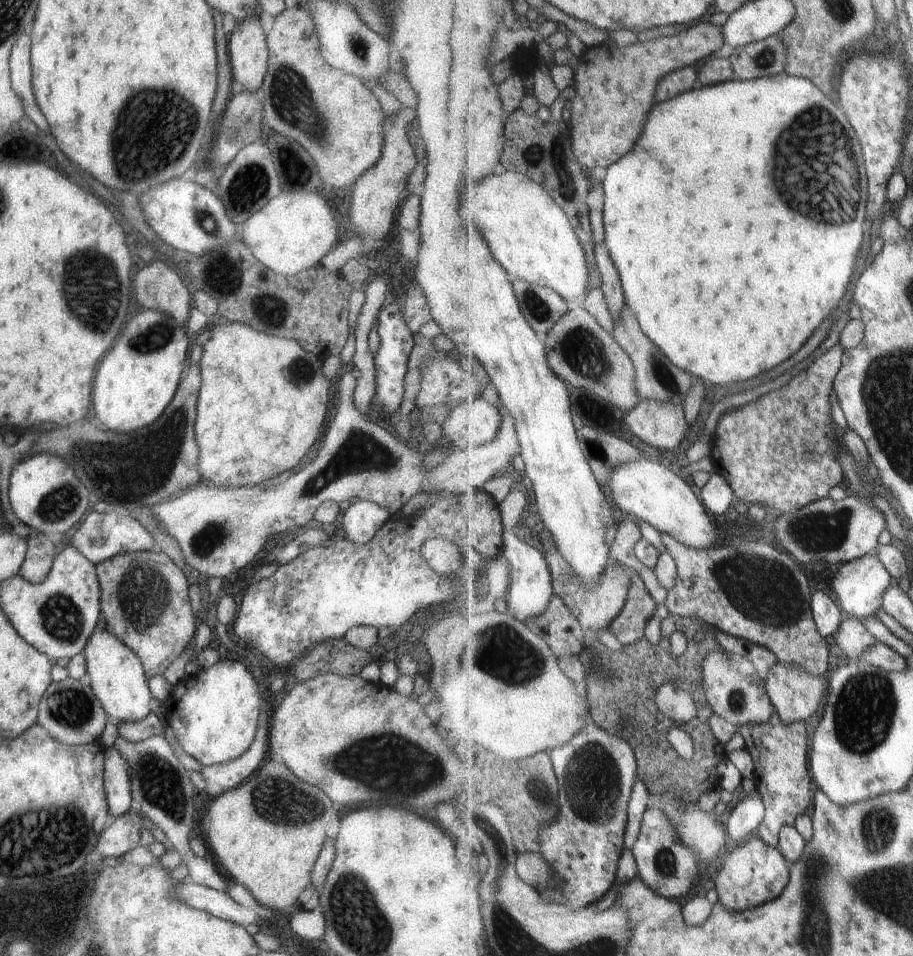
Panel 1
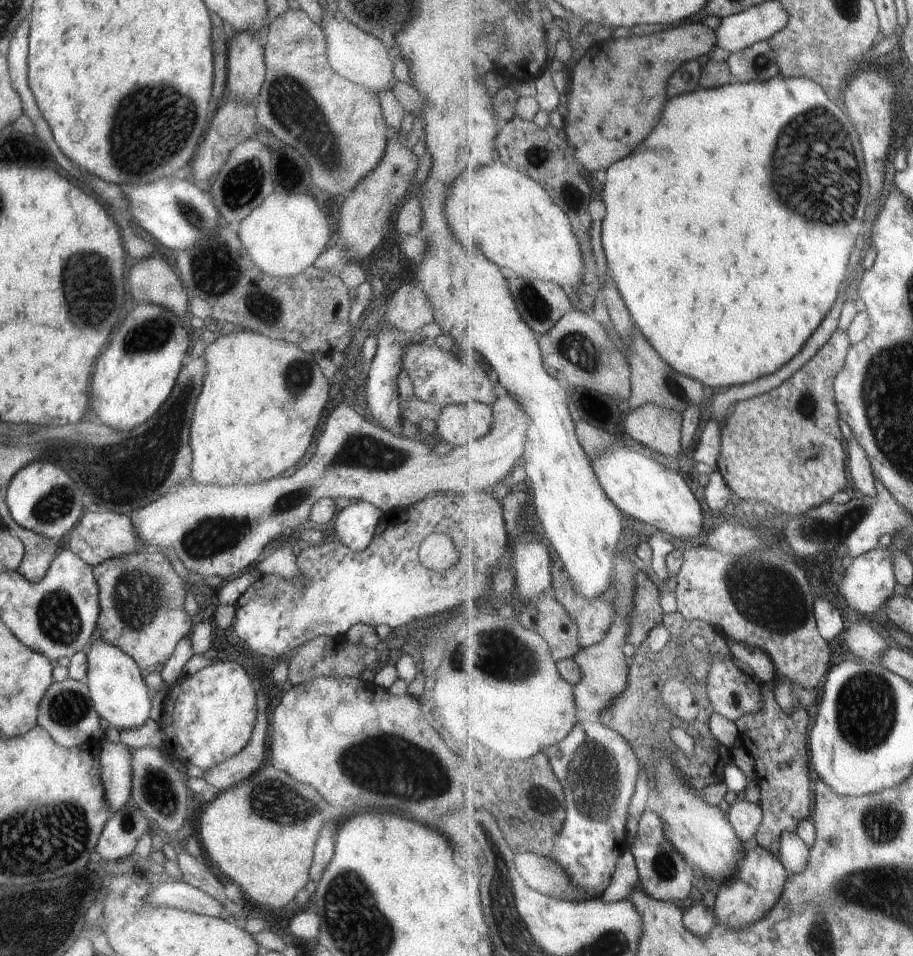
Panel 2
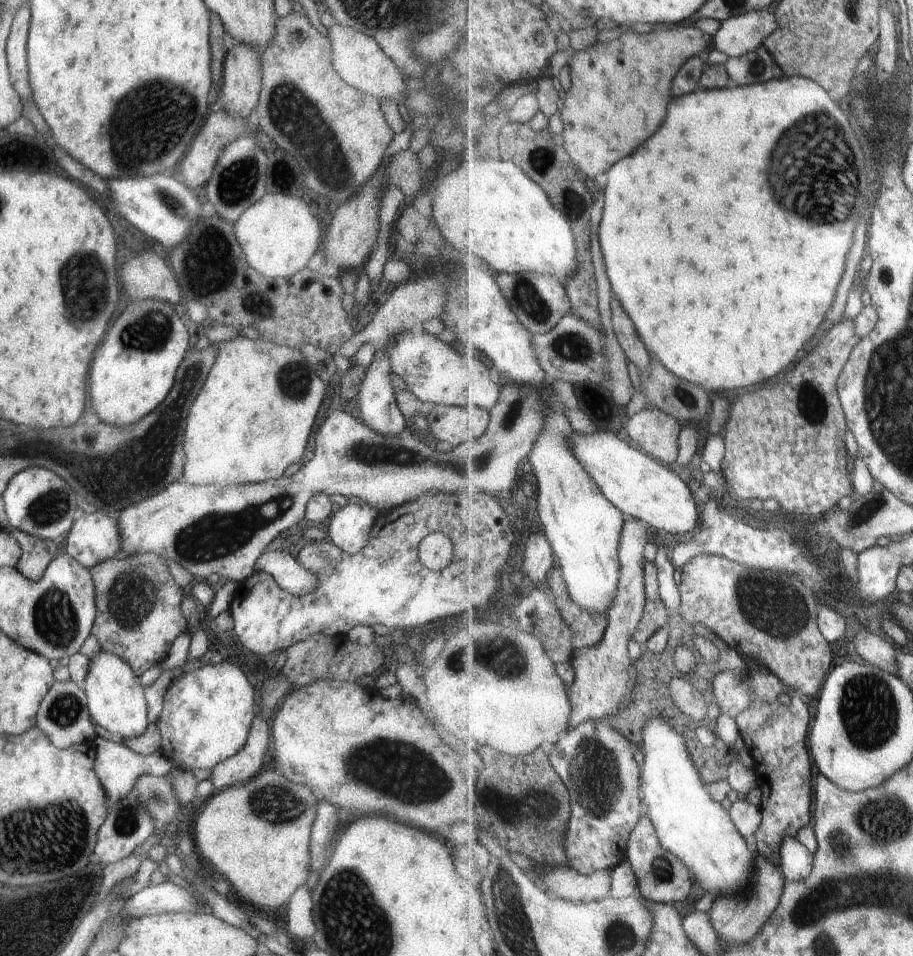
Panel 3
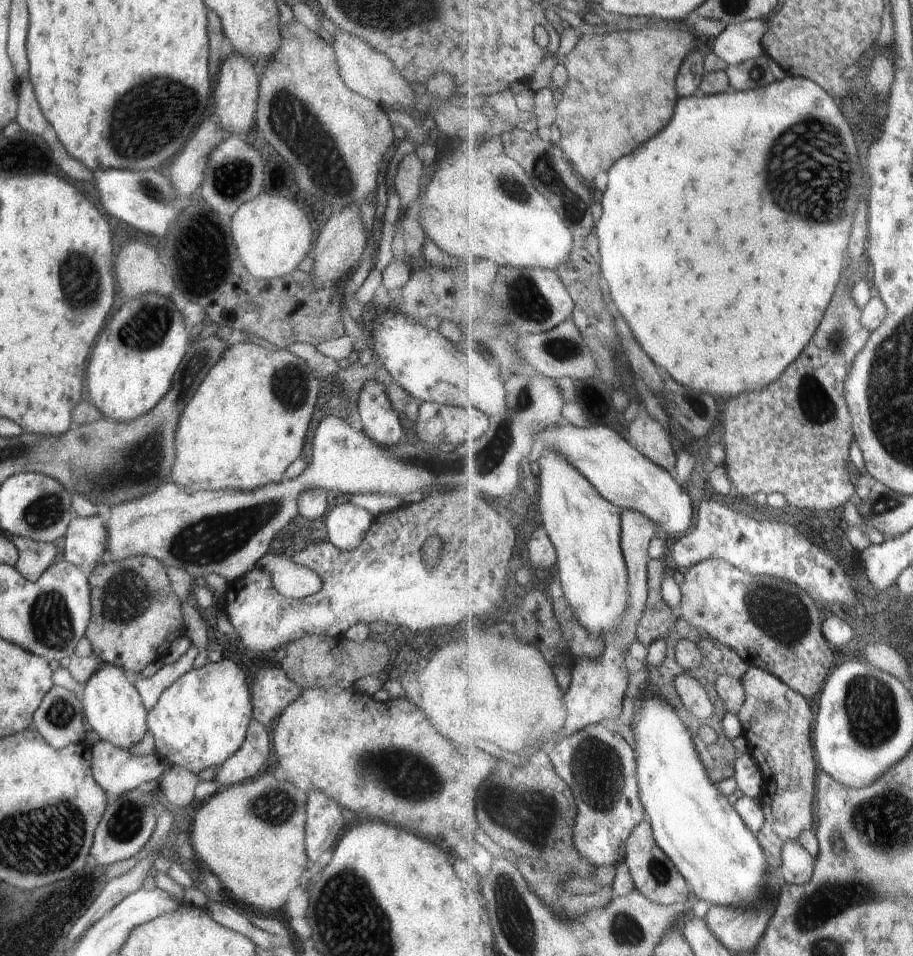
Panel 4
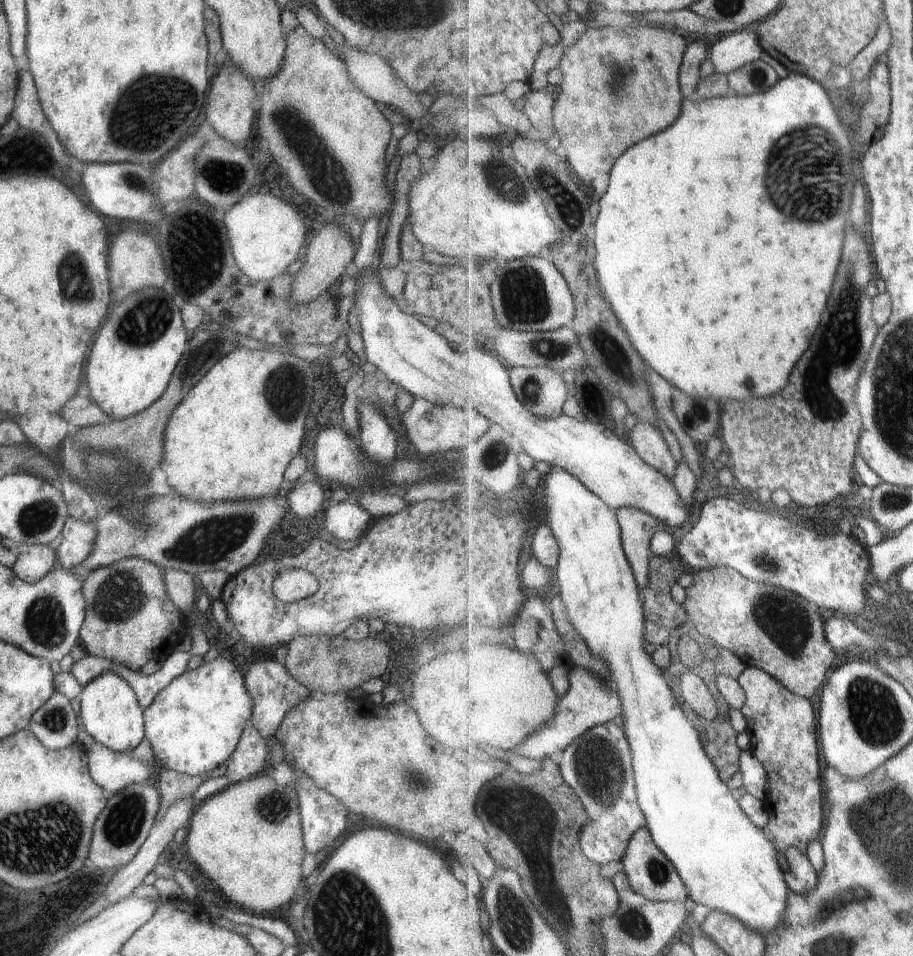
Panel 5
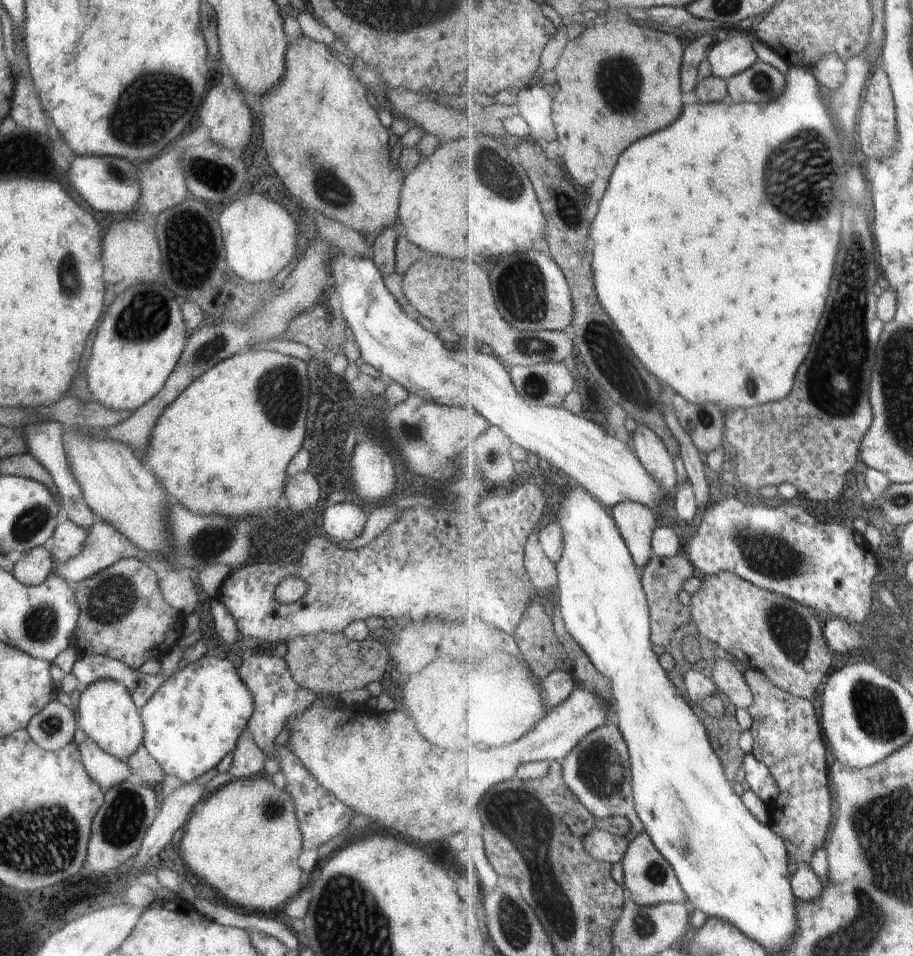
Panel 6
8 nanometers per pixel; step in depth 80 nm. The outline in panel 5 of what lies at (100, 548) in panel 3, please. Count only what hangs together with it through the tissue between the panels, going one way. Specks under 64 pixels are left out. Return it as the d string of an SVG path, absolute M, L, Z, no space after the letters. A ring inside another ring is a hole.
M67 516L59 536L61 540L59 540L55 556L61 568L70 571L83 558L89 556L91 544L95 538L95 521L83 522Z

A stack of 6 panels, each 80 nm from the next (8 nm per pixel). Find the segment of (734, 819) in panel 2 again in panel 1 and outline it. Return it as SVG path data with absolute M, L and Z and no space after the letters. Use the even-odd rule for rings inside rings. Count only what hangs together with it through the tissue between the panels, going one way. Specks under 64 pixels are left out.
M754 785L753 789L737 802L725 821L726 832L737 843L742 844L744 840L752 838L751 834L758 832L759 825L765 818L766 808L762 794L757 786Z

